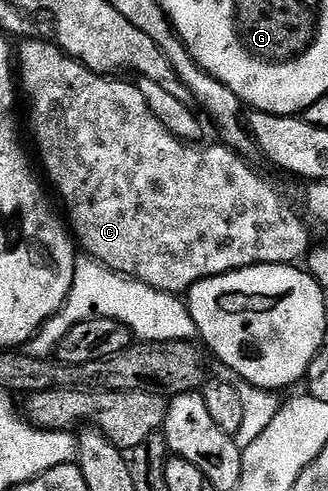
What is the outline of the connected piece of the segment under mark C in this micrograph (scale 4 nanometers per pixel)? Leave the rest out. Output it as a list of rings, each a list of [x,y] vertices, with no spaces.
[[[26,41],[22,46],[17,46],[16,49],[16,69],[20,74],[20,89],[26,92],[26,97],[30,100],[30,129],[34,132],[34,145],[36,148],[42,152],[42,165],[46,168],[45,180],[51,181],[54,184],[54,189],[56,192],[62,196],[62,201],[66,204],[66,209],[70,212],[70,217],[68,216],[69,224],[72,226],[73,236],[76,238],[77,244],[82,245],[87,254],[93,257],[95,261],[98,261],[102,265],[107,265],[109,269],[114,269],[117,273],[121,273],[123,277],[127,279],[133,279],[137,283],[148,283],[148,287],[156,287],[160,291],[165,293],[173,293],[175,295],[185,294],[191,289],[191,287],[196,284],[197,281],[203,281],[209,277],[215,277],[221,273],[231,273],[233,269],[243,269],[249,265],[289,265],[291,263],[298,263],[303,260],[309,254],[312,248],[312,240],[310,241],[310,233],[306,230],[306,225],[301,221],[300,218],[294,214],[294,209],[289,205],[288,202],[282,198],[282,193],[269,181],[266,177],[261,177],[252,166],[249,165],[247,158],[241,153],[234,152],[226,145],[221,143],[213,143],[214,145],[206,145],[201,149],[201,144],[194,143],[190,144],[185,141],[181,141],[176,135],[172,135],[172,131],[168,131],[168,127],[164,127],[164,123],[160,123],[160,119],[156,119],[156,115],[152,115],[152,107],[148,107],[148,103],[144,103],[144,95],[138,90],[137,84],[131,83],[129,85],[129,80],[126,79],[115,79],[110,75],[103,75],[100,73],[94,73],[90,70],[87,65],[82,65],[80,62],[75,61],[74,58],[68,56],[67,53],[62,52],[58,48],[57,44],[51,43],[50,45],[46,41]]]

